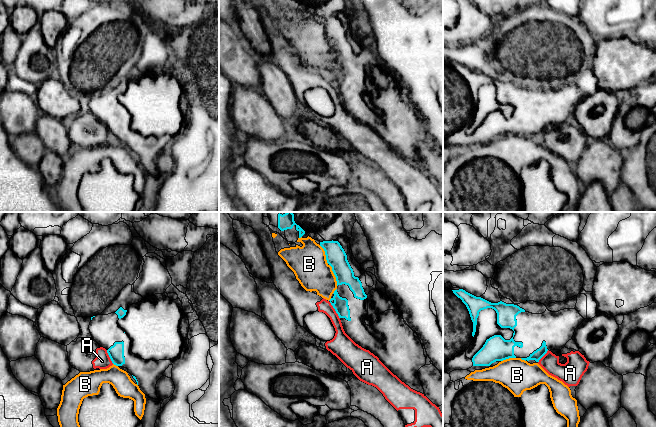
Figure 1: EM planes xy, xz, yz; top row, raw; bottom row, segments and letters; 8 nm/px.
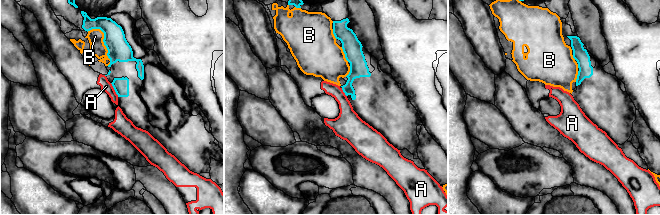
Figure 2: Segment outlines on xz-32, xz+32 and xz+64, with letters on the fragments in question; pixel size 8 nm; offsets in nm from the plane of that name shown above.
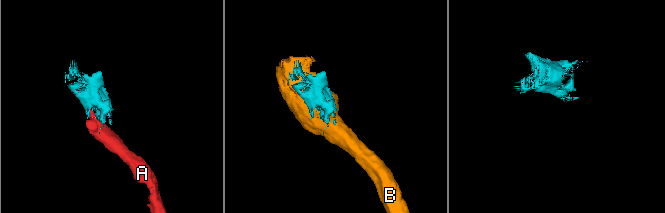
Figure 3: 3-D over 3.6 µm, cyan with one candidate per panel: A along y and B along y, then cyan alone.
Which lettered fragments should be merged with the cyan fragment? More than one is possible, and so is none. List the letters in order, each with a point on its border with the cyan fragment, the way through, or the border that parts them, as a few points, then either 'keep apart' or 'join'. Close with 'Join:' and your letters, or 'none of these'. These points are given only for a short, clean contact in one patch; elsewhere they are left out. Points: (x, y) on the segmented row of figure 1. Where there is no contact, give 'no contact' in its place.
A: xz (335, 310) | along xz (329, 302), (339, 318) | keep apart
B: xz (329, 264) | keep apart
Join: none of these

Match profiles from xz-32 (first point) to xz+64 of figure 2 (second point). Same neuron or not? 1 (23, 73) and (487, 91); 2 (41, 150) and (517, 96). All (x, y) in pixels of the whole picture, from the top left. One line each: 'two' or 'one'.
1: one
2: two

